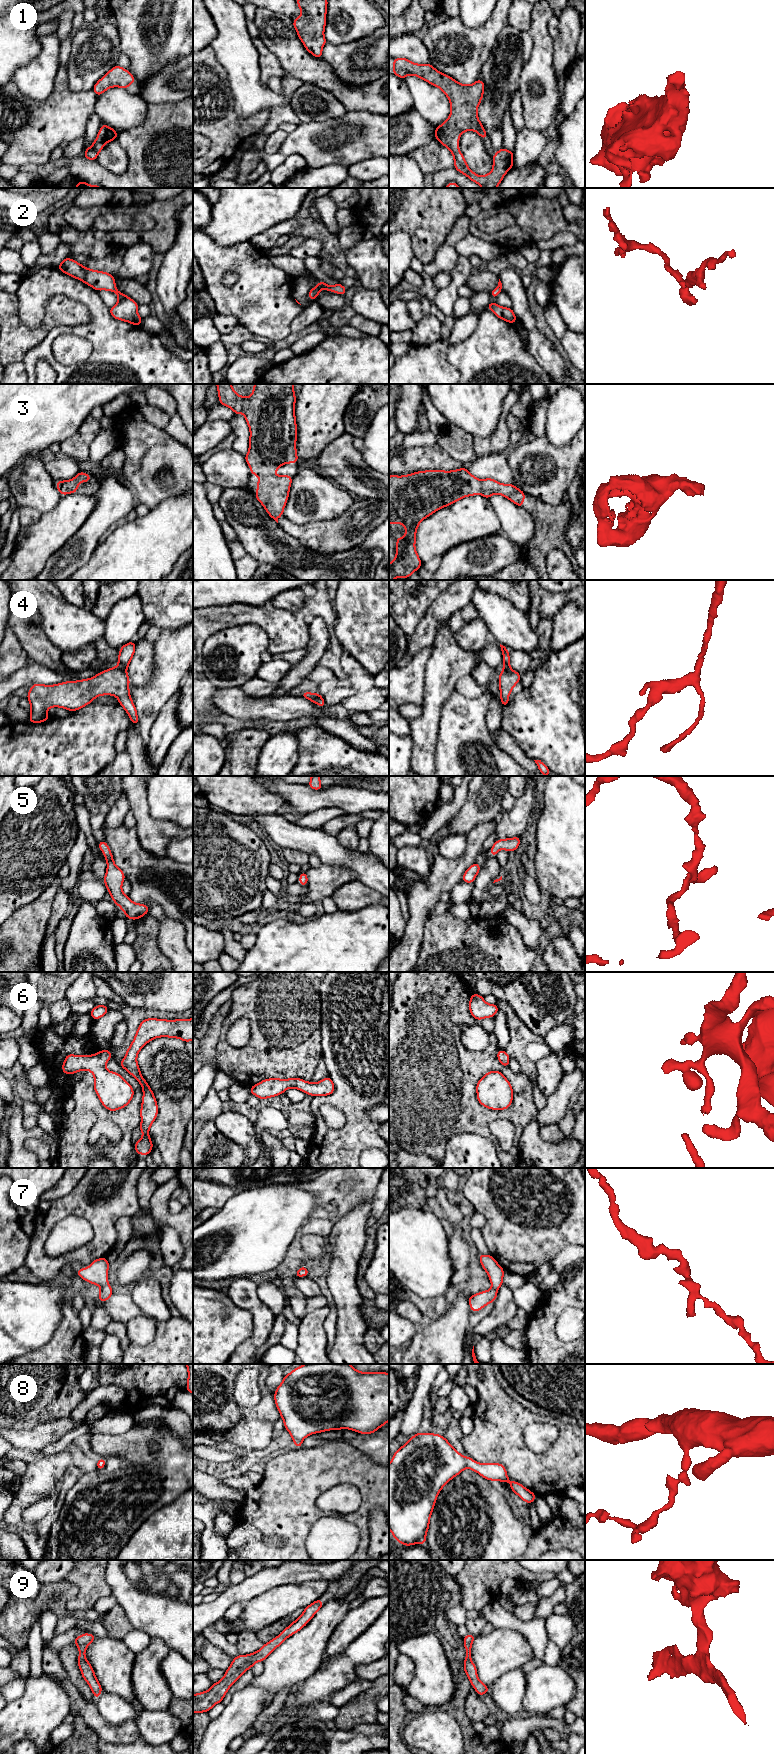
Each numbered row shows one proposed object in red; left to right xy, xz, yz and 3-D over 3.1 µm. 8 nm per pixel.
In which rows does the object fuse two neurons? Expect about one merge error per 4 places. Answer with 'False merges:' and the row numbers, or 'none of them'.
False merges: none of them

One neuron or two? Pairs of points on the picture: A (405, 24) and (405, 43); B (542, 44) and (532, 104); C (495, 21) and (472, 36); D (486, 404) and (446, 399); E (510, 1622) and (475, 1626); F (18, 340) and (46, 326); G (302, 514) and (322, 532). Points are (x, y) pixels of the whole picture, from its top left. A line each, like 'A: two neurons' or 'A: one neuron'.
A: two neurons
B: one neuron
C: one neuron
D: one neuron
E: two neurons
F: one neuron
G: two neurons

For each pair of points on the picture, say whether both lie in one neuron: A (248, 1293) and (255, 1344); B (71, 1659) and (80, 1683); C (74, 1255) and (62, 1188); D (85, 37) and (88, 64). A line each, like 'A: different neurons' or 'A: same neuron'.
A: same neuron
B: same neuron
C: different neurons
D: same neuron

